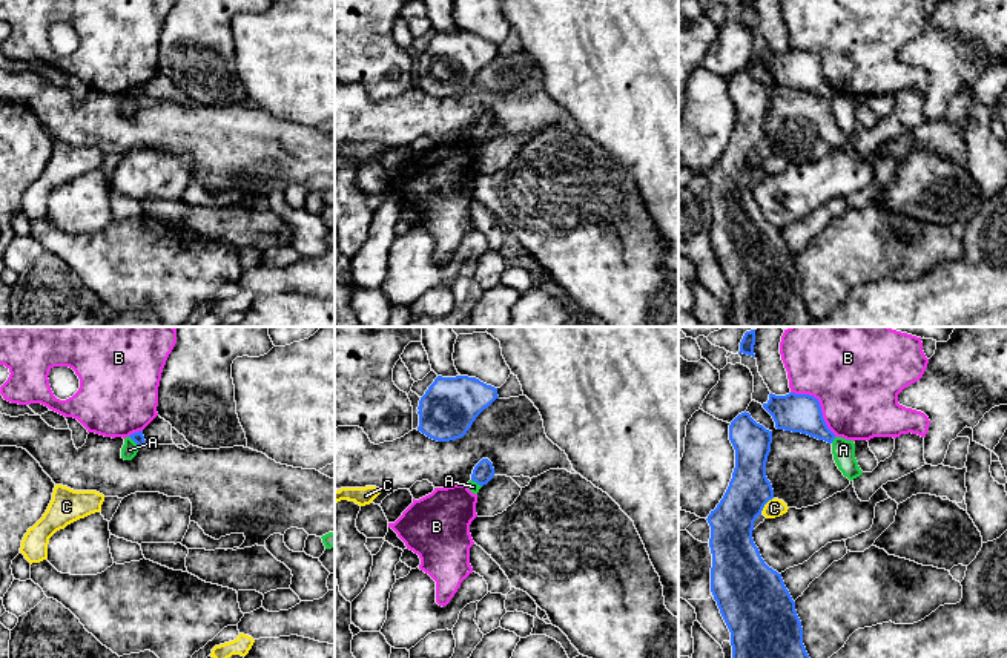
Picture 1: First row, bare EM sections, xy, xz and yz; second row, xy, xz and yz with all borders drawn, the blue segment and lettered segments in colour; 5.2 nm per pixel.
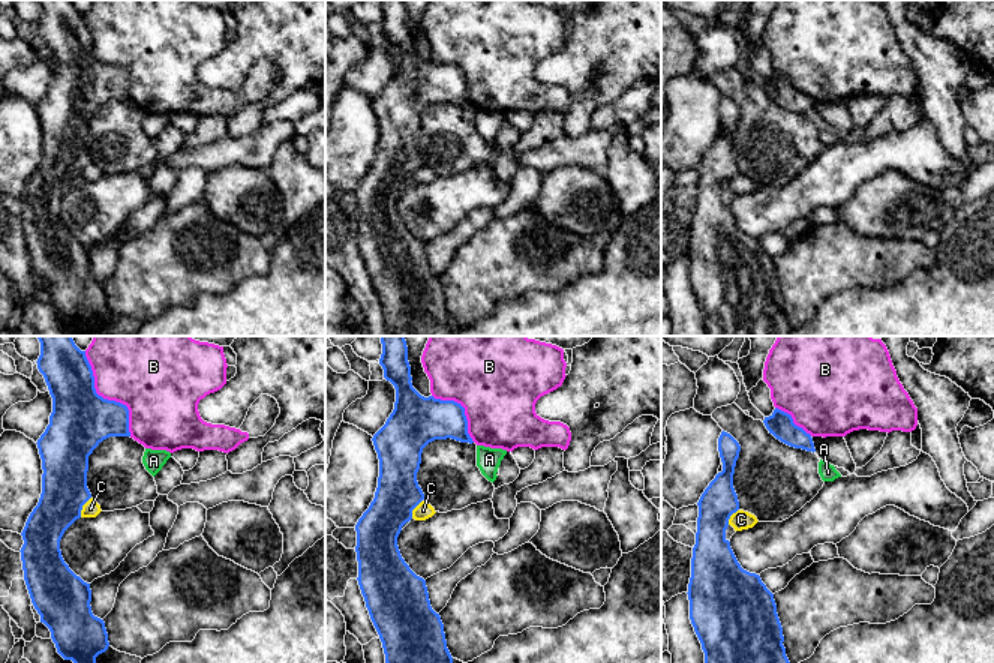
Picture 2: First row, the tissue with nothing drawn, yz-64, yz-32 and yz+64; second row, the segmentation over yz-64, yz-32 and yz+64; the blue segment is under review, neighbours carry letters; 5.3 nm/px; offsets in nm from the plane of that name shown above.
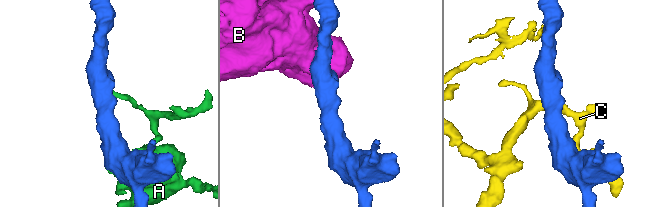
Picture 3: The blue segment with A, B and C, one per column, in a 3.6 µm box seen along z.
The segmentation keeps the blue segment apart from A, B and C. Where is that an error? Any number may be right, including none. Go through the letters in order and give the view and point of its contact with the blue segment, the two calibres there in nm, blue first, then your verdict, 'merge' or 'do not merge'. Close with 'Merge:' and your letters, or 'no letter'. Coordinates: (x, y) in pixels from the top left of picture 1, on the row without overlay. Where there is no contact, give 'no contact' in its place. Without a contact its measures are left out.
A: contact xy (134, 97); calibres 60 and 90 nm; do not merge
B: contact yz (818, 62); calibres 200 and 440 nm; do not merge
C: contact yz (765, 160); calibres 220 and 100 nm; do not merge
Merge: no letter

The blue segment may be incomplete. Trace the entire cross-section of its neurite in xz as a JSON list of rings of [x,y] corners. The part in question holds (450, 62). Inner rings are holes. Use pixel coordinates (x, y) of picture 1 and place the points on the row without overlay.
[[[437,32],[419,57],[418,87],[437,98],[461,95],[496,55],[497,44],[476,34]]]

